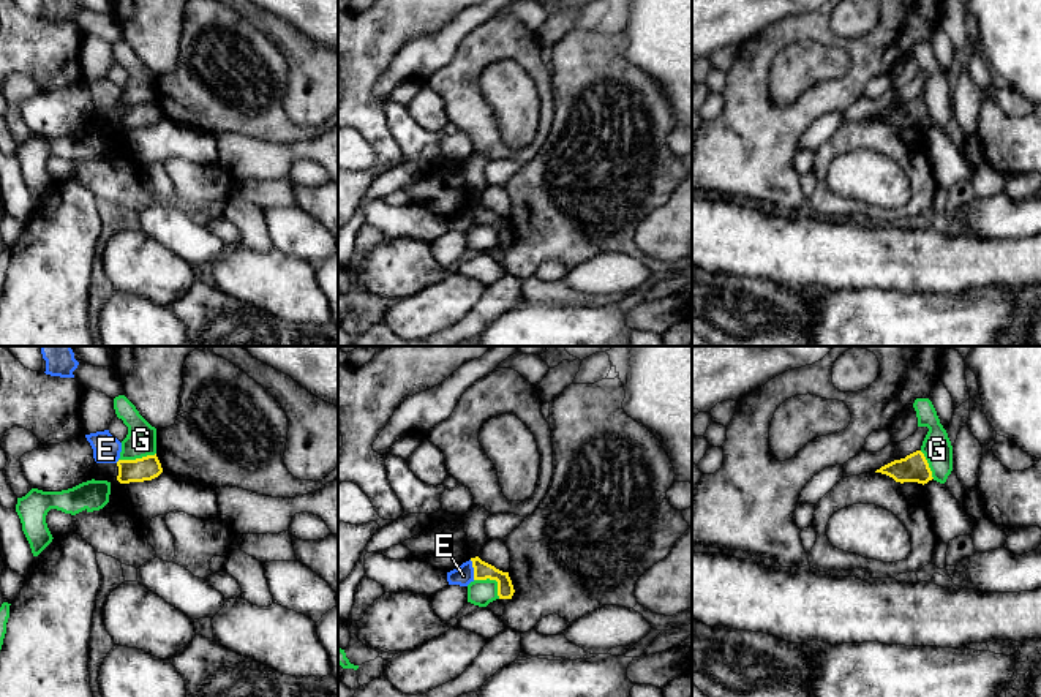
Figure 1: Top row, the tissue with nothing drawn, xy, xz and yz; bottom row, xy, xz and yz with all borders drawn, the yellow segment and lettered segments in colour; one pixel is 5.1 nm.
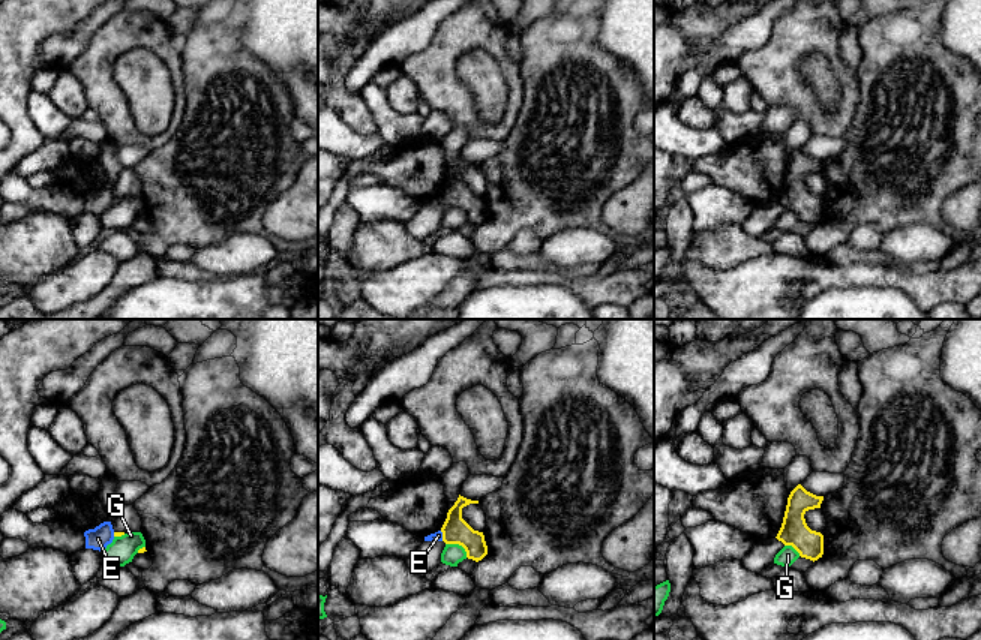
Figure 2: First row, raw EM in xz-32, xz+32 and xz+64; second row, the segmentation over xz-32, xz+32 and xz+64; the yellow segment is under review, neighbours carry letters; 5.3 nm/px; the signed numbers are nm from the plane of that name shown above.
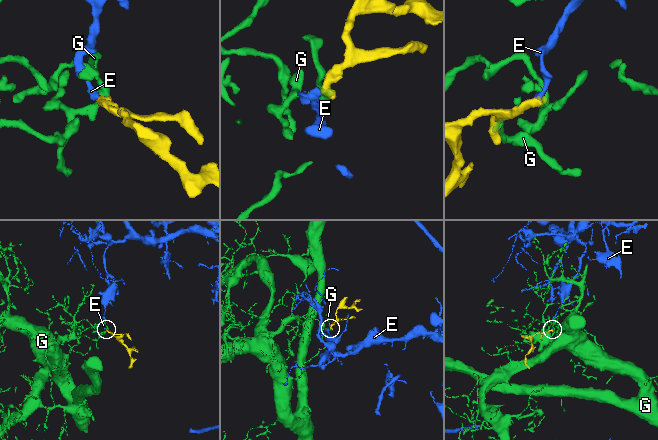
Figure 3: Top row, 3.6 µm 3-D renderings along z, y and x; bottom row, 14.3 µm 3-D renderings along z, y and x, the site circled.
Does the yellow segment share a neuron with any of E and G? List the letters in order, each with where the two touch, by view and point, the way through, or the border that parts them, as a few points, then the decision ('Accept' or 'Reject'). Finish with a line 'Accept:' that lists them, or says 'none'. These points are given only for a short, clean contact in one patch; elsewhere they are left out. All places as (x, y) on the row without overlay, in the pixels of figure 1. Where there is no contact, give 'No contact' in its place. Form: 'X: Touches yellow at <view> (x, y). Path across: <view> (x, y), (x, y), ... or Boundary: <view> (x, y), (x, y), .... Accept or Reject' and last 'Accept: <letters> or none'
E: Touches yellow at xz (474, 215). Boundary: xz (469, 206), (474, 225). Reject
G: Touches yellow at xz (493, 225). Boundary: xz (474, 225), (493, 225), (499, 244). Reject
Accept: none

